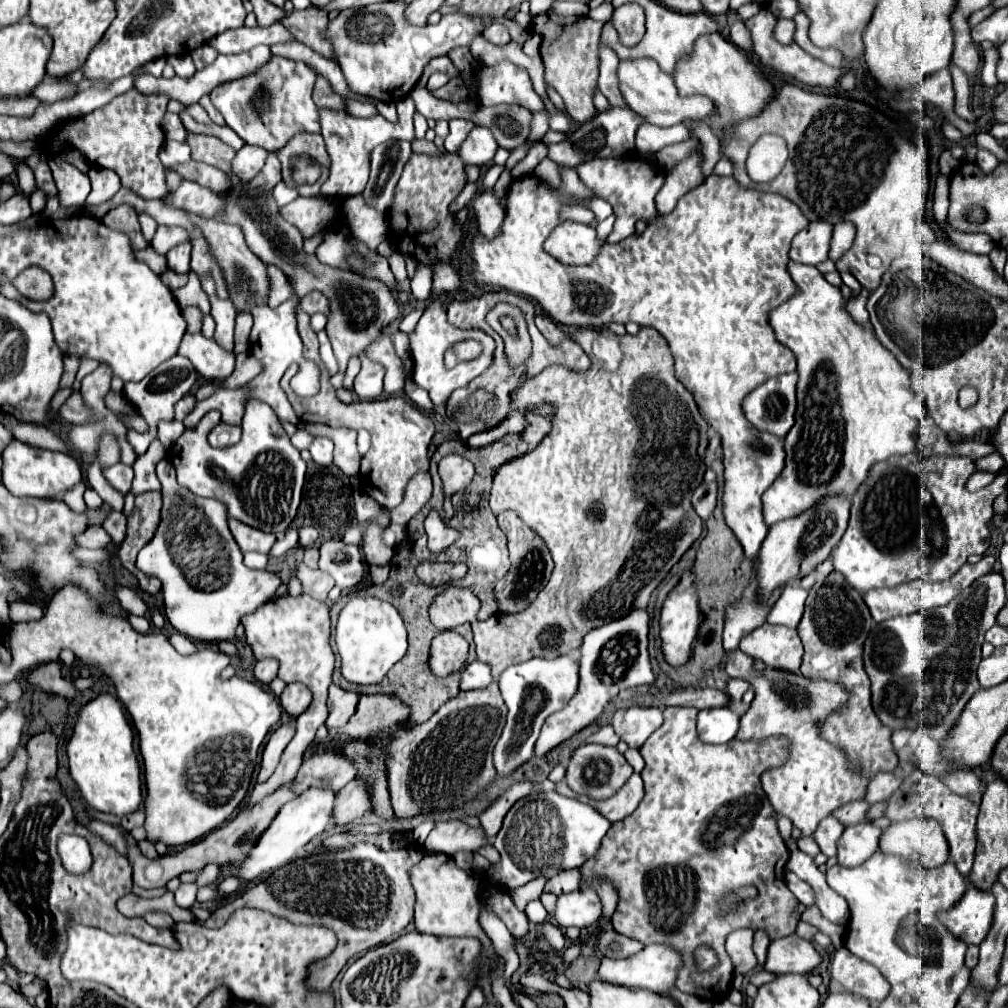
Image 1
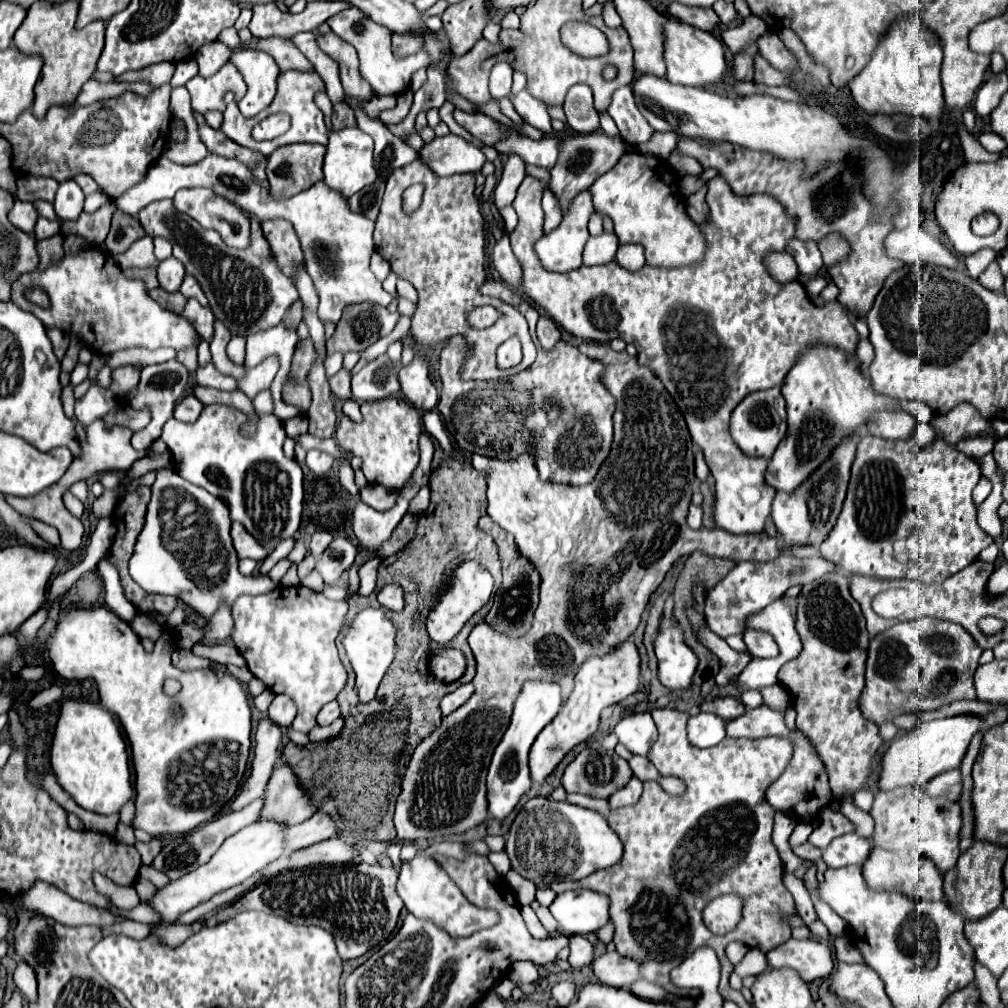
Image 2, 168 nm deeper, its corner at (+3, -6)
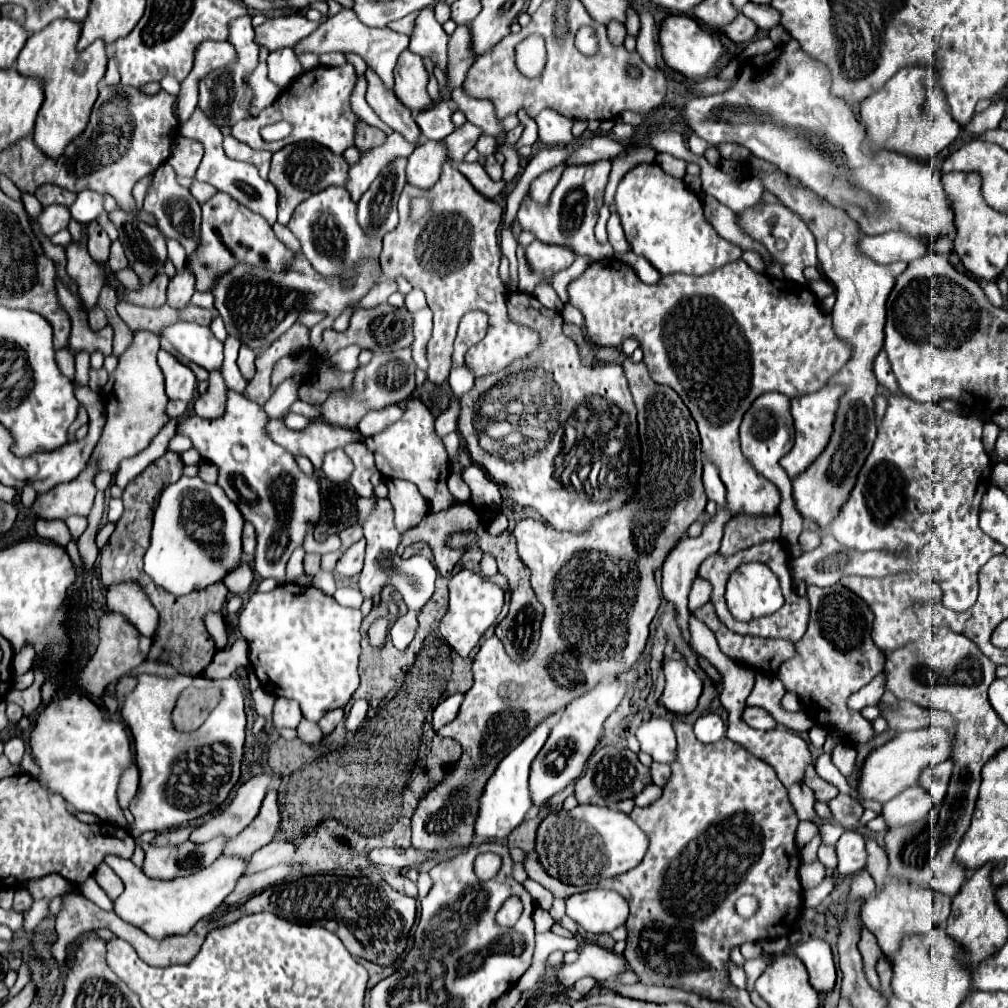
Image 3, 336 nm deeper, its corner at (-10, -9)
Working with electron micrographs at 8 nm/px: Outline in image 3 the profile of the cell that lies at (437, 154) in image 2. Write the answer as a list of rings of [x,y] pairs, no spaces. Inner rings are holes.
[[[425,140],[409,156],[409,162],[407,162],[407,168],[405,168],[407,184],[421,188],[421,190],[431,188],[437,182],[437,176],[441,174],[443,162],[447,162],[445,144]]]

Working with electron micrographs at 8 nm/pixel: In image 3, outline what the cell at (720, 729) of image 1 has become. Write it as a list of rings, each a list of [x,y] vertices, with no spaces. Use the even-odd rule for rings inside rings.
[[[705,714],[695,722],[695,736],[705,744],[717,742],[725,736],[725,722],[719,714]]]

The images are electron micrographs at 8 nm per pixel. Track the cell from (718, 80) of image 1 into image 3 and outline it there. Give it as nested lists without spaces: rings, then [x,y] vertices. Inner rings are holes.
[[[667,16],[659,28],[659,44],[661,44],[661,54],[665,64],[689,78],[709,76],[711,68],[717,64],[719,56],[725,50],[717,38],[713,38],[689,16]]]

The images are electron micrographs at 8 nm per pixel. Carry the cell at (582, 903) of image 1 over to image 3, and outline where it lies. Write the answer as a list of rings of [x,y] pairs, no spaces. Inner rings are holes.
[[[599,888],[567,898],[567,916],[585,932],[613,932],[627,922],[629,904],[621,894]]]

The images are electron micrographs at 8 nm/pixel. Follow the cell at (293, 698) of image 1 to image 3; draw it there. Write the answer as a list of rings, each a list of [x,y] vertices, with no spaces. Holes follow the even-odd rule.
[[[285,698],[275,700],[275,708],[273,708],[275,728],[297,728],[301,718],[303,716],[301,716],[301,710],[299,710],[297,702],[285,700]]]

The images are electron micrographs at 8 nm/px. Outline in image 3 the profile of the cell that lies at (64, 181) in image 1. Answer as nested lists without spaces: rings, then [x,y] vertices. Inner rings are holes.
[[[83,190],[77,194],[77,200],[69,210],[77,222],[89,224],[103,212],[103,196],[93,190]]]

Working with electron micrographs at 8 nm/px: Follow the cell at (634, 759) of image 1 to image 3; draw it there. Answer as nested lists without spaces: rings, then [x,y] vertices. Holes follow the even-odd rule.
[[[653,762],[653,764],[651,764],[651,778],[653,778],[653,784],[657,784],[657,786],[663,788],[663,786],[667,784],[669,776],[671,776],[671,766],[659,764],[659,762]]]

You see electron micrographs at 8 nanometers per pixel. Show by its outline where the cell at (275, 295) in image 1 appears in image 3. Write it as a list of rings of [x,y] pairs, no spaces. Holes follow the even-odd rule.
[[[295,142],[273,154],[269,182],[279,192],[279,218],[277,222],[287,226],[293,210],[315,192],[321,192],[329,186],[345,186],[349,180],[349,164],[343,156],[333,154],[329,148],[317,142]]]

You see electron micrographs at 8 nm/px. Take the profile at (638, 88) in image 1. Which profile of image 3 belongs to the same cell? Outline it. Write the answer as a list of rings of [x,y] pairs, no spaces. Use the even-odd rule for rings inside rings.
[[[791,38],[789,42],[777,46],[767,54],[743,60],[739,76],[725,92],[687,100],[683,116],[689,130],[709,144],[731,142],[745,146],[753,156],[775,164],[783,174],[799,178],[807,188],[811,188],[831,206],[845,210],[847,216],[859,224],[859,230],[863,234],[883,234],[895,230],[927,240],[935,240],[939,236],[951,238],[955,230],[955,214],[951,208],[951,200],[943,190],[941,172],[919,160],[911,160],[895,152],[865,156],[861,152],[861,142],[865,136],[863,124],[855,118],[845,100],[837,100],[835,96],[831,96],[829,88],[829,70],[811,56],[805,56],[797,40]]]

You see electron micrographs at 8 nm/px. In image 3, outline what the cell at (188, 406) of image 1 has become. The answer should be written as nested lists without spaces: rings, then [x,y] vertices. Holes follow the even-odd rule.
[[[211,372],[209,388],[195,400],[195,414],[201,418],[219,418],[225,414],[227,386],[219,372]]]

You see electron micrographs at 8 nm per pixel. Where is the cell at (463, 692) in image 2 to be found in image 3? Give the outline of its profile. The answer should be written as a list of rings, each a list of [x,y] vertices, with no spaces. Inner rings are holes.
[[[453,694],[435,708],[435,712],[433,712],[433,730],[443,728],[445,724],[449,724],[457,716],[457,708],[461,706],[461,700],[463,700],[463,694]]]

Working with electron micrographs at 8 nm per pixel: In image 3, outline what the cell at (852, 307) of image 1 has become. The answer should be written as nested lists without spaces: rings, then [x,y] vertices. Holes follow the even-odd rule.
[[[887,392],[887,398],[889,398],[889,406],[887,406],[887,412],[879,424],[879,432],[877,432],[877,438],[875,438],[875,444],[873,444],[873,450],[871,454],[867,456],[863,468],[859,470],[857,474],[857,482],[855,482],[855,488],[851,490],[847,502],[841,506],[839,514],[833,518],[833,522],[829,524],[829,532],[841,540],[841,544],[849,546],[849,548],[857,548],[861,552],[867,552],[867,550],[889,550],[889,552],[895,552],[895,554],[901,554],[901,556],[911,556],[919,566],[917,570],[927,570],[943,588],[945,596],[943,596],[943,602],[945,606],[957,610],[957,612],[963,612],[963,610],[969,610],[975,600],[977,600],[977,572],[979,568],[995,554],[1001,554],[1005,548],[1001,544],[997,544],[997,540],[989,538],[981,528],[979,528],[979,504],[981,504],[981,498],[983,494],[987,492],[989,484],[991,484],[991,458],[989,454],[985,452],[983,448],[983,420],[981,418],[975,418],[975,416],[959,416],[955,412],[947,412],[943,410],[941,406],[933,406],[933,404],[921,404],[921,402],[915,402],[915,400],[905,400],[905,398],[899,398],[899,396],[893,396]]]

